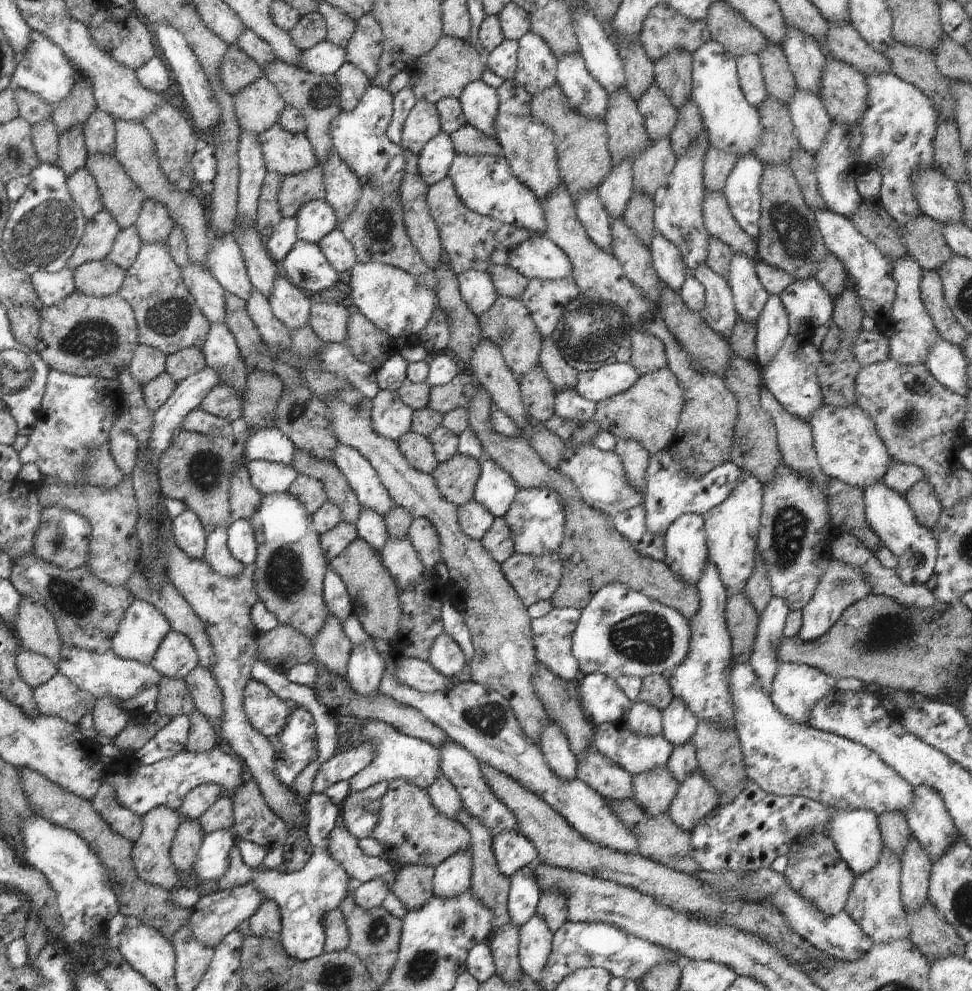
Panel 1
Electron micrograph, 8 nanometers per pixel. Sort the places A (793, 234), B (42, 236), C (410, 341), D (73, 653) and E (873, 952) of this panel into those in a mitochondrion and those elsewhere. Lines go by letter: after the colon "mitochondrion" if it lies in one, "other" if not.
A: mitochondrion
B: mitochondrion
C: other
D: other
E: other

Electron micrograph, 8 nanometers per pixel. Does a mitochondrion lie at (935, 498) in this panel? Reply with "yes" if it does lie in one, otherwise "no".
no

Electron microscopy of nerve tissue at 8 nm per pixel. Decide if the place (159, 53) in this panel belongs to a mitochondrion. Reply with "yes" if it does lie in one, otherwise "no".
no

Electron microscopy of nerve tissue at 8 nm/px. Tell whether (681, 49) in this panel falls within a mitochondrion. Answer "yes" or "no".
no

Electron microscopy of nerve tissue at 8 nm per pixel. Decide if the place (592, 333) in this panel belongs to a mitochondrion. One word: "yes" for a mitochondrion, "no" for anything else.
yes

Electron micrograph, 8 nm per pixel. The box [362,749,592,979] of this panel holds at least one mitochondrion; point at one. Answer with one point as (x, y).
(377, 929)

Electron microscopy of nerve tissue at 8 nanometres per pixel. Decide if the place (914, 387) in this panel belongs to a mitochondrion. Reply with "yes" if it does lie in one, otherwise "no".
yes

